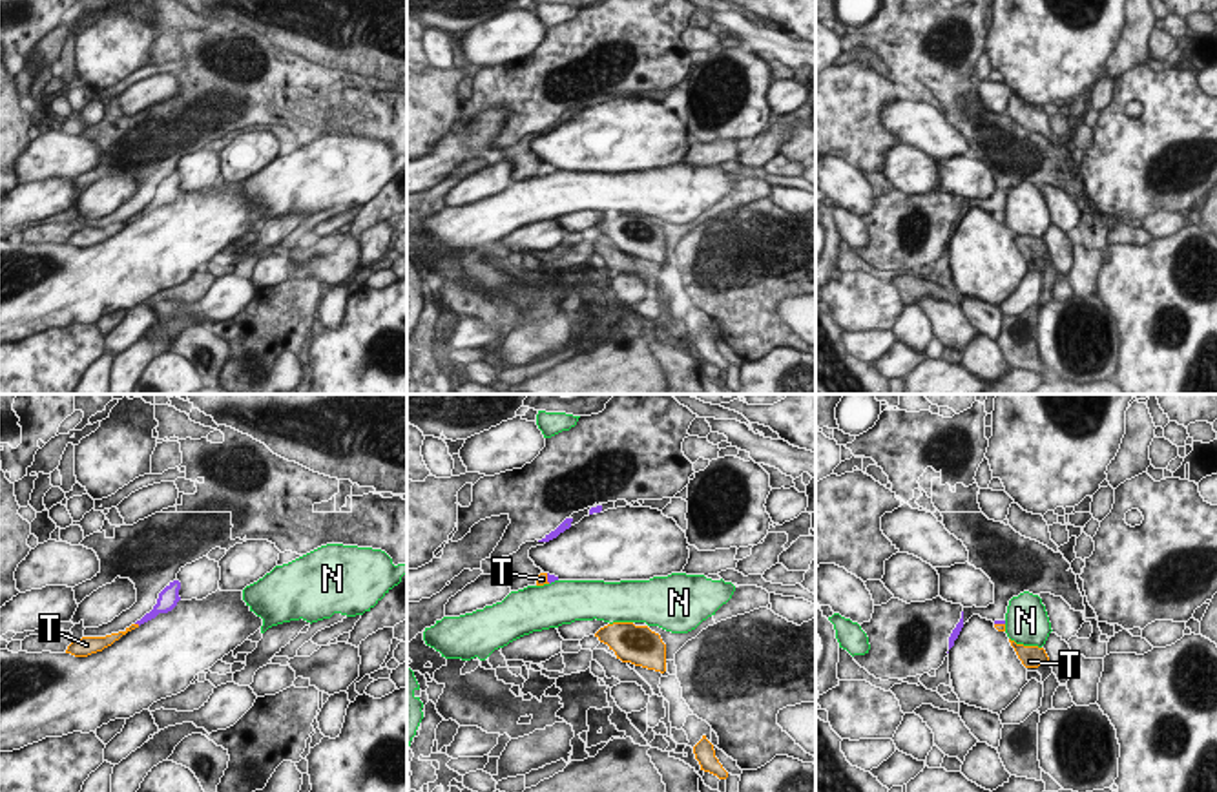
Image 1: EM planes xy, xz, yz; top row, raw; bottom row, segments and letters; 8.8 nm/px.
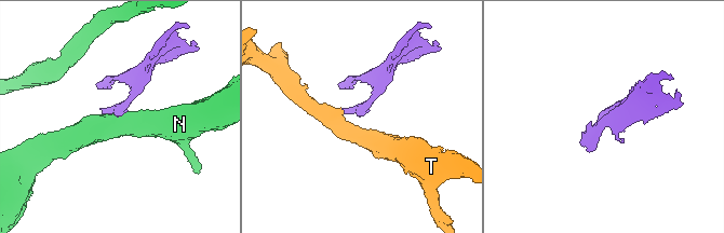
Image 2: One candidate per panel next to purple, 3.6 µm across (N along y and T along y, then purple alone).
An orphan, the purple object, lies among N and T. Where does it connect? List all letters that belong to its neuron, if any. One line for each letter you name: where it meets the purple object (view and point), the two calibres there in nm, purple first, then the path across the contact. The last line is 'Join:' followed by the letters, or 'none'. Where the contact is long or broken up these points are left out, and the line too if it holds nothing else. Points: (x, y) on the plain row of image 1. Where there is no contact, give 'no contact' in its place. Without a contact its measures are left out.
T: contact xy (137, 214); calibres 100 and 70 nm; way xy (159, 199), (137, 214), (114, 229)
Join: T

